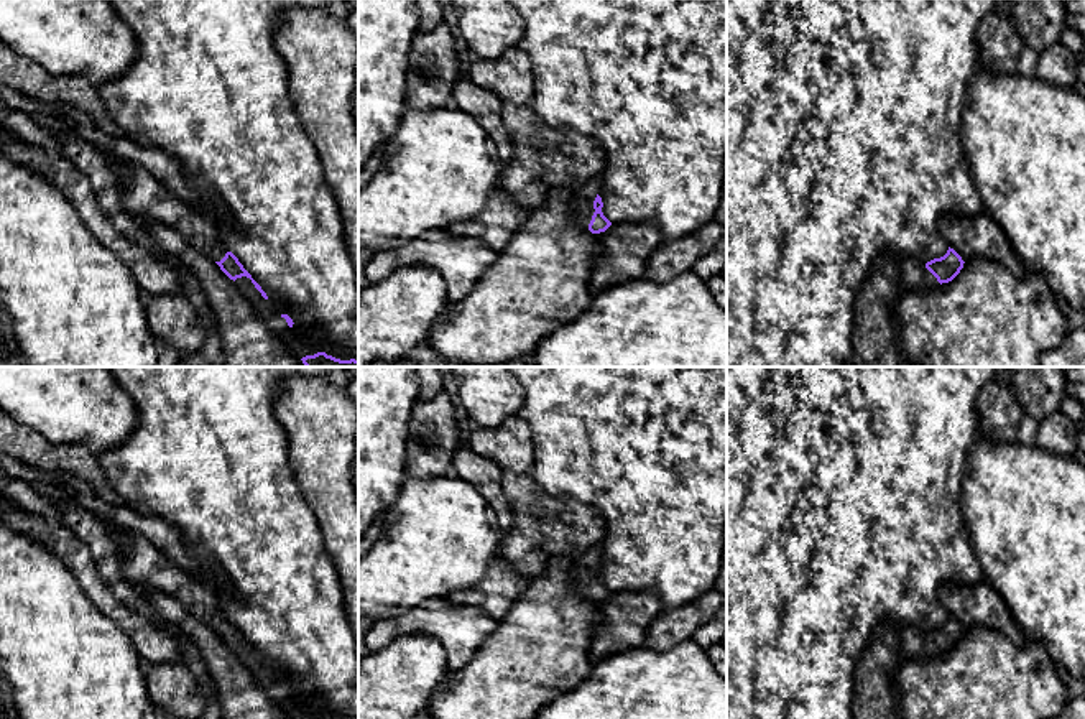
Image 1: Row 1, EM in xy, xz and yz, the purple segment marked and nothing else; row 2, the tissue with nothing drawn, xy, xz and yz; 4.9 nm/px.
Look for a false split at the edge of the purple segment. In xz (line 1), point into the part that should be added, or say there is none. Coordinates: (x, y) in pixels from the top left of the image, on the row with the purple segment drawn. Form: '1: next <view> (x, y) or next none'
1: next xz (582, 204)

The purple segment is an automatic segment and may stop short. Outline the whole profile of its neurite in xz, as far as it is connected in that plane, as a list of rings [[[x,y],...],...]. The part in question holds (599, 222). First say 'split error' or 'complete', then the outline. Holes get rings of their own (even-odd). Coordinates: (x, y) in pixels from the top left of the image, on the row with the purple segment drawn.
split error | [[[589,181],[575,189],[572,199],[572,216],[577,225],[590,230],[592,234],[605,232],[612,222],[603,216],[602,207],[603,202],[598,196],[595,181]]]

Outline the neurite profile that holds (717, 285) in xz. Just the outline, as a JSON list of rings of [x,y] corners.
[[[718,273],[707,280],[707,286],[709,286],[712,296],[715,298],[715,301],[723,309],[727,309],[727,278],[722,273]]]

